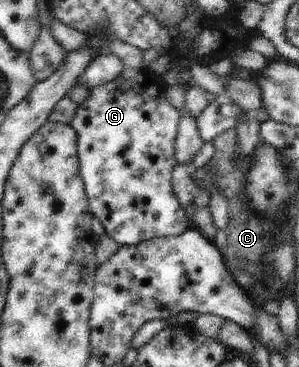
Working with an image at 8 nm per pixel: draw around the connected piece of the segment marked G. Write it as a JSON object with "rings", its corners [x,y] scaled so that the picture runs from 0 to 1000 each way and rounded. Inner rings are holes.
{"rings":[[[418,183],[395,210],[375,213],[375,221],[301,240],[294,264],[258,283],[247,319],[241,319],[231,335],[258,362],[258,420],[268,452],[264,469],[274,493],[281,496],[288,537],[298,548],[298,569],[311,591],[324,591],[341,613],[348,613],[351,635],[375,646],[381,657],[391,657],[401,670],[455,668],[472,657],[535,643],[592,643],[615,635],[642,616],[642,578],[619,572],[602,559],[599,542],[589,537],[572,501],[572,477],[592,447],[592,439],[585,436],[585,373],[595,362],[595,338],[609,308],[582,294],[582,289],[562,278],[562,270],[555,270],[552,248],[559,237],[562,234],[552,229],[542,207],[505,199],[498,191],[482,185]]]}

